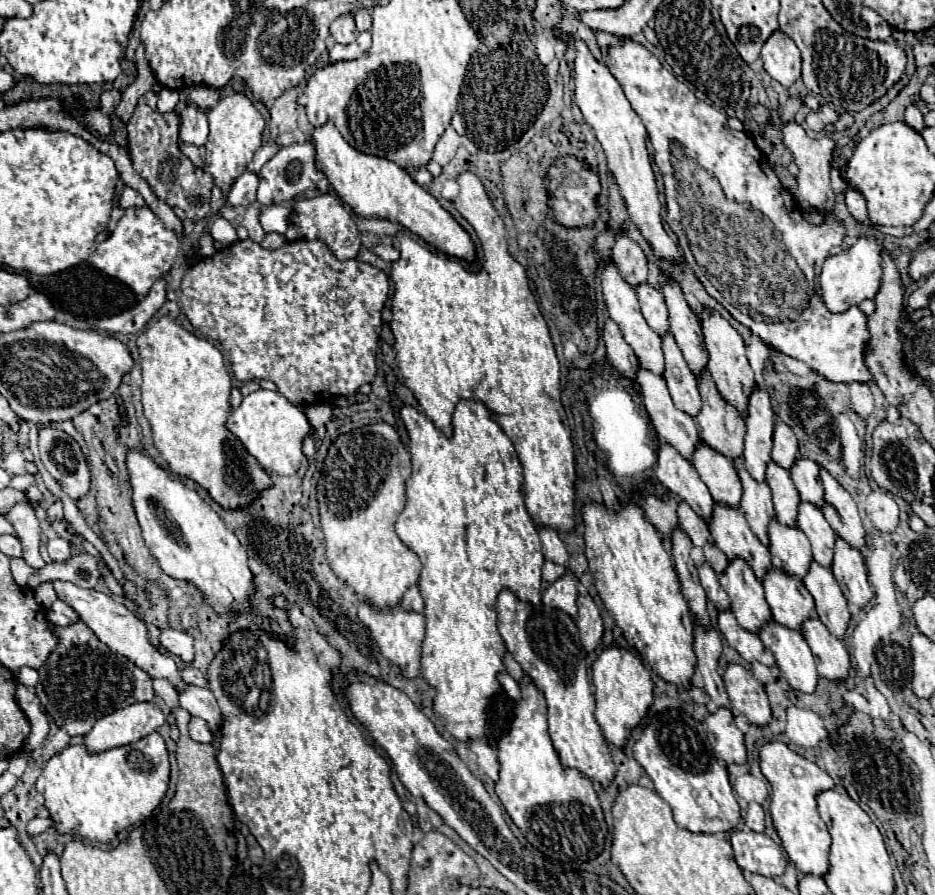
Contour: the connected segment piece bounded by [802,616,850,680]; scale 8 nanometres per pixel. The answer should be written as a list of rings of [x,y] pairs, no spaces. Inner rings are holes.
[[[812,616],[804,620],[802,624],[802,636],[806,638],[814,660],[818,674],[828,680],[842,680],[848,676],[850,668],[850,656],[842,640],[832,636],[828,628],[820,622],[820,618]]]

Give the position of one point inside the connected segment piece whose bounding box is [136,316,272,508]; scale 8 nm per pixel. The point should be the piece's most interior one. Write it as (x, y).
(185, 392)

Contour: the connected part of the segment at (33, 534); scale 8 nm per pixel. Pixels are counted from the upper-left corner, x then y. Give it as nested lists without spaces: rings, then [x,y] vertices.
[[[20,502],[16,504],[8,514],[6,520],[14,526],[22,548],[24,548],[24,560],[28,562],[28,566],[34,569],[44,568],[46,562],[40,556],[40,538],[42,538],[42,530],[40,530],[40,522],[36,518],[36,512],[30,504]]]

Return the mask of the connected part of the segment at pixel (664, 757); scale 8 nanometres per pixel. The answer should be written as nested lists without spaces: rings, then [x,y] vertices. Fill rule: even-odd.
[[[662,710],[658,712],[650,724],[642,730],[642,736],[634,744],[634,758],[652,778],[656,792],[670,804],[674,822],[690,832],[728,832],[740,820],[740,806],[736,802],[734,790],[728,782],[726,766],[716,758],[712,746],[708,744],[708,736],[704,732],[702,722],[694,720],[684,710]]]

